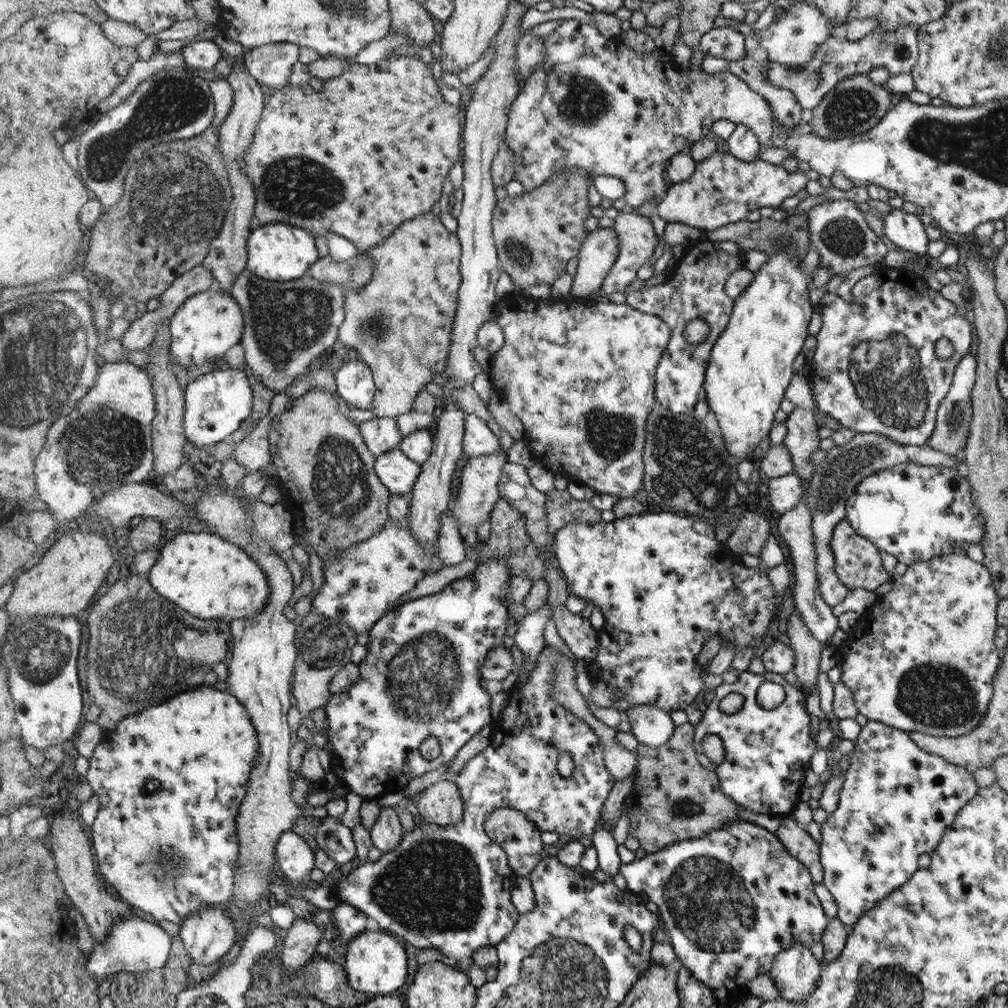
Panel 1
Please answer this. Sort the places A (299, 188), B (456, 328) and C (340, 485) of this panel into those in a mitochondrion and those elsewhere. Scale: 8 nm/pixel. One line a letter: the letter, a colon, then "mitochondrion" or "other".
A: mitochondrion
B: other
C: mitochondrion

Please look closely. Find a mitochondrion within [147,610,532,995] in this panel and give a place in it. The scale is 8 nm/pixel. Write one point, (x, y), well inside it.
(434, 886)

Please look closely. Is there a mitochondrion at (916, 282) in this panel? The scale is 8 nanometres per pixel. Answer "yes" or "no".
no

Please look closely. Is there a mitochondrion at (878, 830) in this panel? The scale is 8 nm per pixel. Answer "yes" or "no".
no

